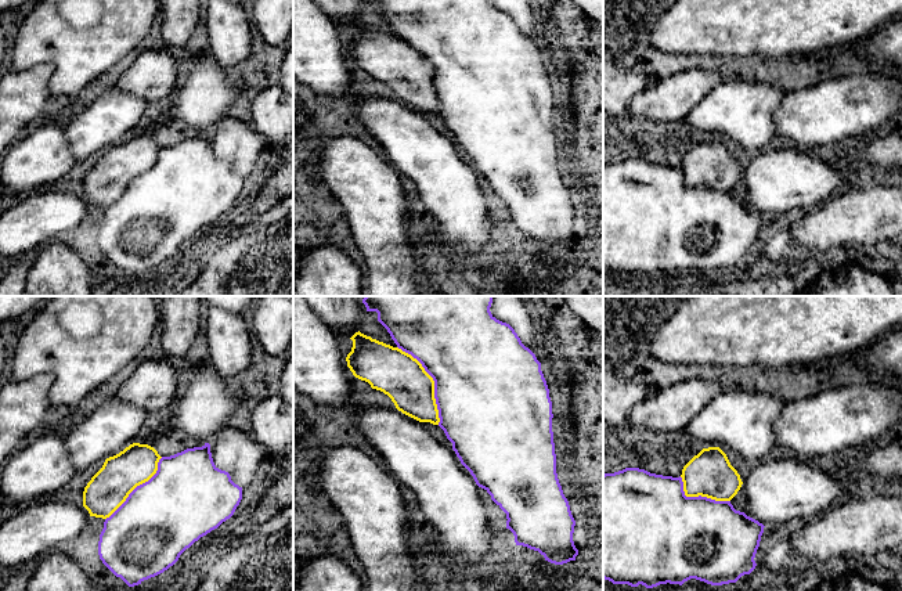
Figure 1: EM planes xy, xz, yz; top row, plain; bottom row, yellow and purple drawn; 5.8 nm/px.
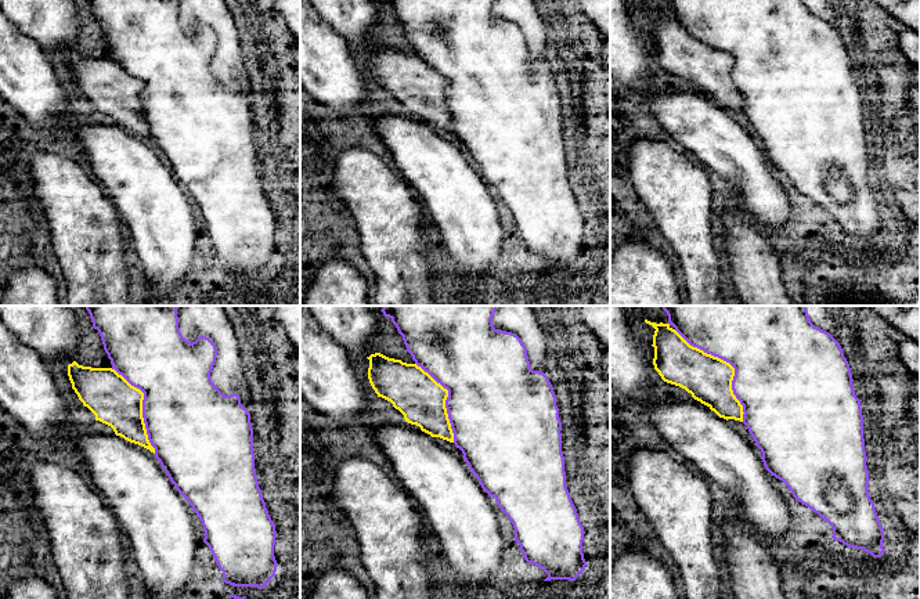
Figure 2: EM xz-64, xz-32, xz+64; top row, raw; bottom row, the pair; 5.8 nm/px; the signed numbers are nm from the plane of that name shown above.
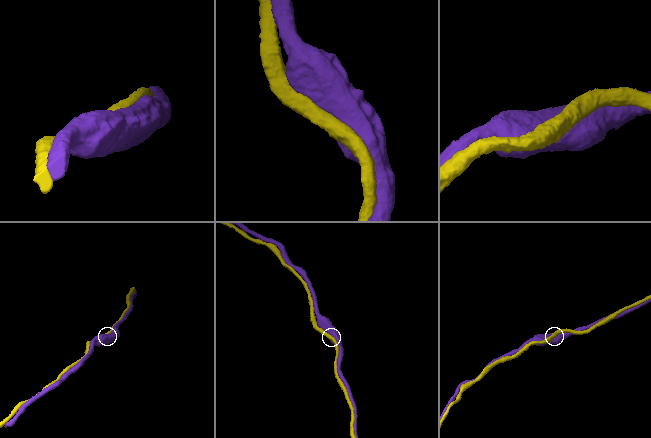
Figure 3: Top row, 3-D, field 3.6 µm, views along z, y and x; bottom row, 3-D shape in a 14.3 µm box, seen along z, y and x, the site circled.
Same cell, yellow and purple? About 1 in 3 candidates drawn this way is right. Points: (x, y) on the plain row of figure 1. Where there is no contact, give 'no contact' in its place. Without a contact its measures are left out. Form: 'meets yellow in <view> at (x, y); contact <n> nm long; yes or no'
meets yellow in xz at (433, 72); contact 500 nm long; no

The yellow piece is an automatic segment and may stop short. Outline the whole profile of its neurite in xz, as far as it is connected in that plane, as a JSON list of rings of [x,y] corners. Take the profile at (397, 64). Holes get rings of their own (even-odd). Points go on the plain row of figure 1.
[[[360,21],[350,29],[353,30],[353,37],[346,51],[356,68],[368,72],[372,79],[387,84],[396,98],[403,104],[419,112],[439,115],[440,108],[434,89],[434,71],[416,48],[398,37],[372,29]]]

